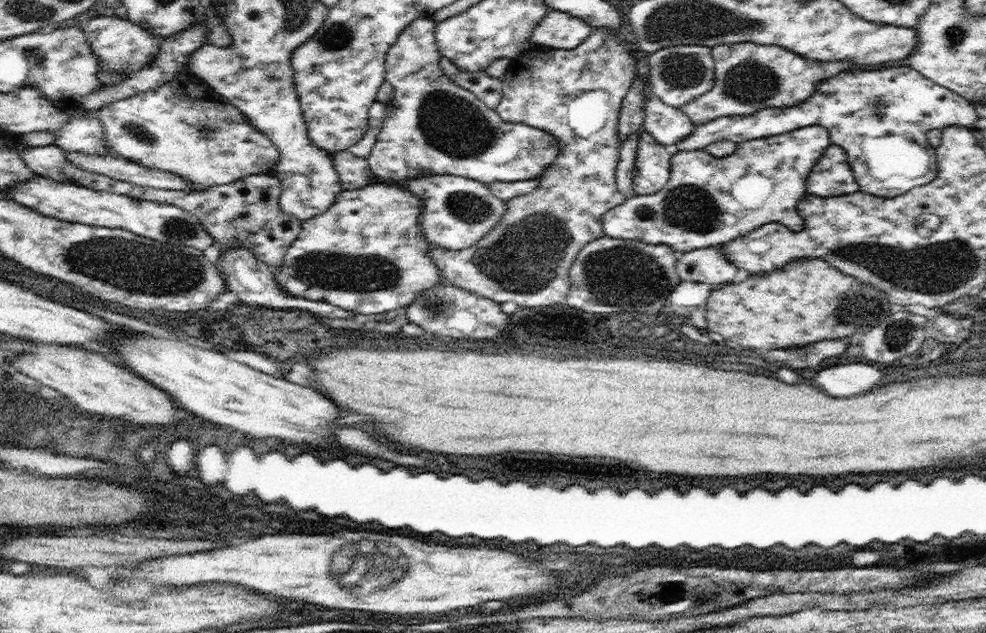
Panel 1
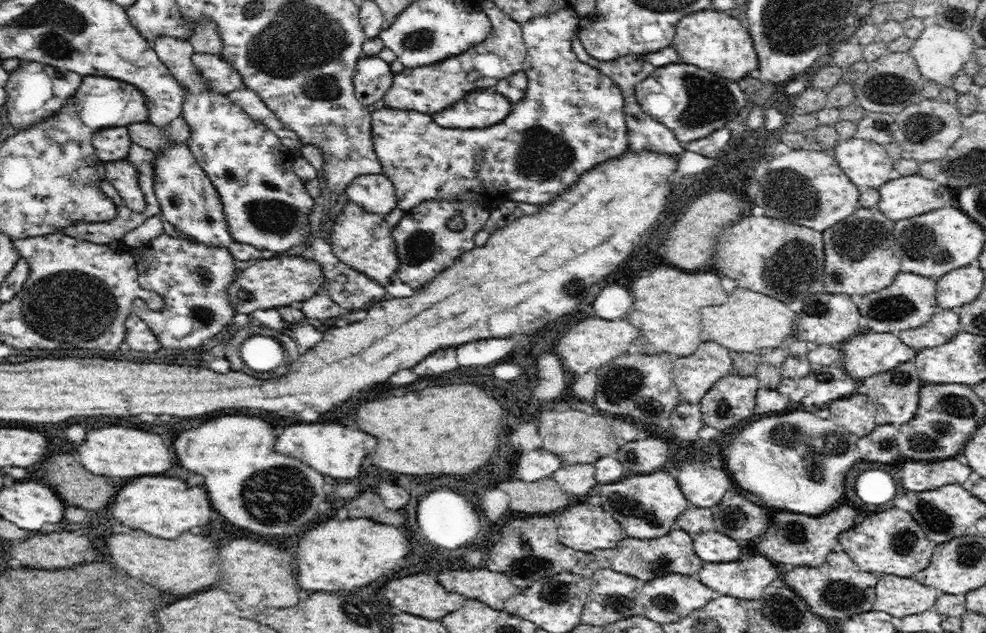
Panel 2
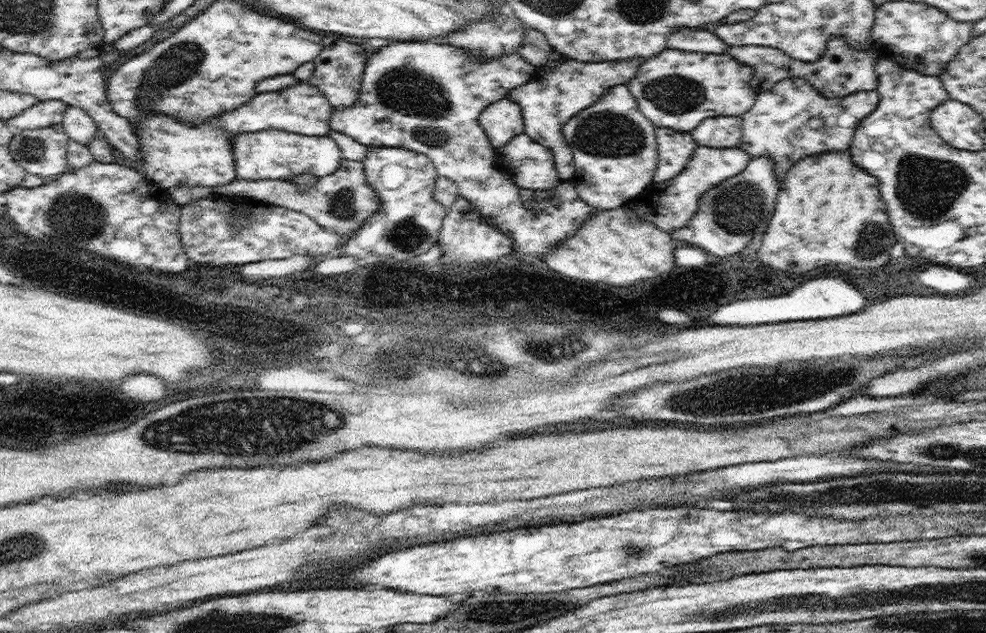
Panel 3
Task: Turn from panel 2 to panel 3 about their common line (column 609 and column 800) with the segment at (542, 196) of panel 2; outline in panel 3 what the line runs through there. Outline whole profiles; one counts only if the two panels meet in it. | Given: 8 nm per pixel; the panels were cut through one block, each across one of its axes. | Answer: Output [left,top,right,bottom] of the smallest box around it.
[739,77,880,187]

